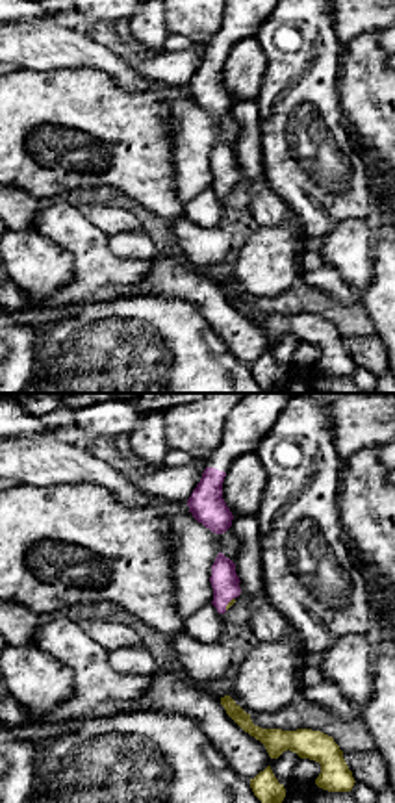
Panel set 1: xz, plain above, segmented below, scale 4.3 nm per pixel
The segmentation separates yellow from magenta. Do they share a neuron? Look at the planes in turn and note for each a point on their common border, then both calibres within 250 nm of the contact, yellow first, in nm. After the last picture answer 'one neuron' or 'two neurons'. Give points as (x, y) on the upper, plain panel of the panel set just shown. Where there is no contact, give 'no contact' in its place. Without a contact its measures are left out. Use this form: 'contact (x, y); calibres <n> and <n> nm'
contact (229, 188); calibres 20 and 120 nm

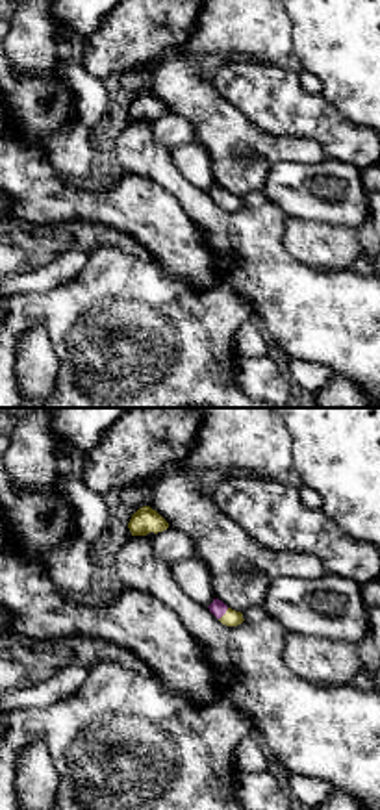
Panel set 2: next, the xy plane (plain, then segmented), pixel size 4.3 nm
contact (225, 199); calibres 70 and 70 nm

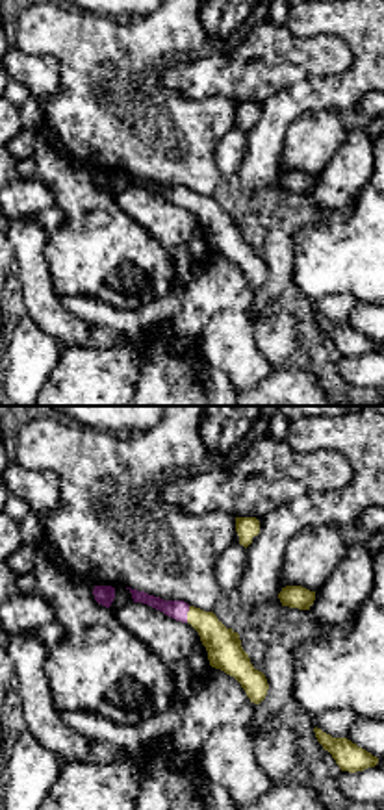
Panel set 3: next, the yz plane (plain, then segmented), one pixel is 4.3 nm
contact (188, 199); calibres 150 and 80 nm

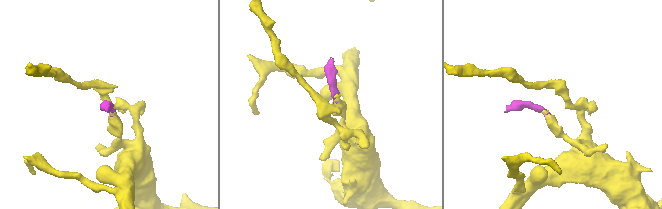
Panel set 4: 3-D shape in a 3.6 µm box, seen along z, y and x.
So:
one neuron

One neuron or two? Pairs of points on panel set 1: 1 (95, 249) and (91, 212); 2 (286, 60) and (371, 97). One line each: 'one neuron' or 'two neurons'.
1: two neurons
2: two neurons

